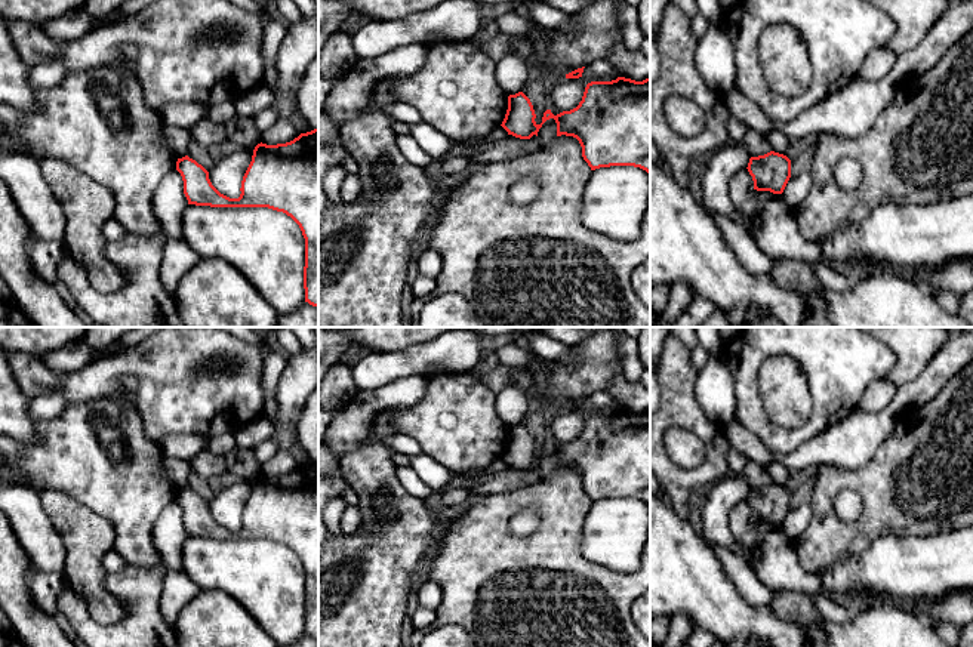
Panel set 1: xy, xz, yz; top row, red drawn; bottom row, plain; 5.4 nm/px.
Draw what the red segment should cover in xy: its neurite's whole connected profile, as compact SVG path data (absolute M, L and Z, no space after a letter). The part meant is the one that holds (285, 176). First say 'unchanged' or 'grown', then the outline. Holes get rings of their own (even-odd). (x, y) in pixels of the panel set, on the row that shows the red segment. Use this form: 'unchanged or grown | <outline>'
unchanged | M318 129L301 133L290 142L258 144L241 181L238 198L221 194L210 182L209 172L188 155L178 158L176 170L184 181L188 204L210 207L268 207L290 216L305 238L304 289L305 302L318 308Z

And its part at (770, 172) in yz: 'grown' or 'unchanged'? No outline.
unchanged

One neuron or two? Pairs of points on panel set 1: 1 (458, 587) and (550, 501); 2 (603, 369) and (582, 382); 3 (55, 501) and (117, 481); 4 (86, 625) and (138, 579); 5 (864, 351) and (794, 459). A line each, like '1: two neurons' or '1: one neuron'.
1: one neuron
2: one neuron
3: two neurons
4: one neuron
5: two neurons

